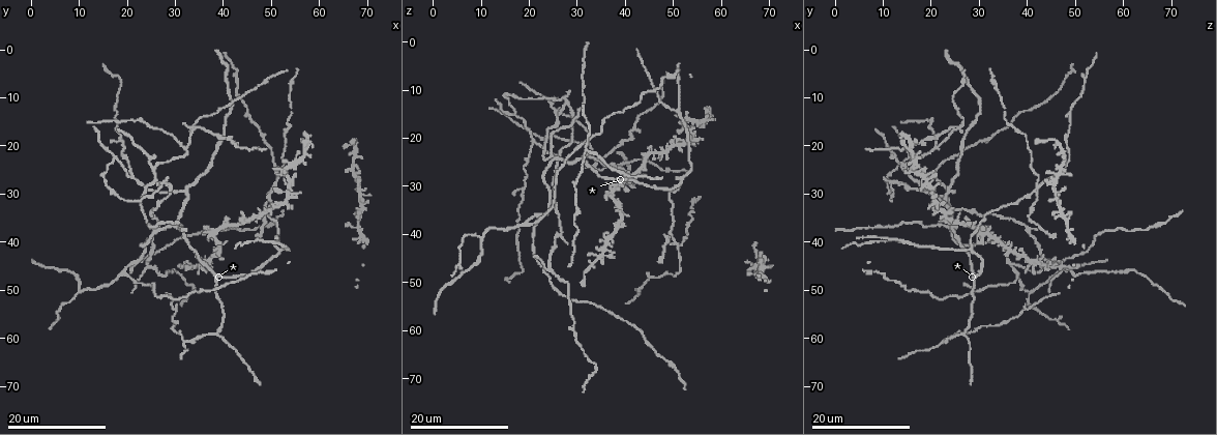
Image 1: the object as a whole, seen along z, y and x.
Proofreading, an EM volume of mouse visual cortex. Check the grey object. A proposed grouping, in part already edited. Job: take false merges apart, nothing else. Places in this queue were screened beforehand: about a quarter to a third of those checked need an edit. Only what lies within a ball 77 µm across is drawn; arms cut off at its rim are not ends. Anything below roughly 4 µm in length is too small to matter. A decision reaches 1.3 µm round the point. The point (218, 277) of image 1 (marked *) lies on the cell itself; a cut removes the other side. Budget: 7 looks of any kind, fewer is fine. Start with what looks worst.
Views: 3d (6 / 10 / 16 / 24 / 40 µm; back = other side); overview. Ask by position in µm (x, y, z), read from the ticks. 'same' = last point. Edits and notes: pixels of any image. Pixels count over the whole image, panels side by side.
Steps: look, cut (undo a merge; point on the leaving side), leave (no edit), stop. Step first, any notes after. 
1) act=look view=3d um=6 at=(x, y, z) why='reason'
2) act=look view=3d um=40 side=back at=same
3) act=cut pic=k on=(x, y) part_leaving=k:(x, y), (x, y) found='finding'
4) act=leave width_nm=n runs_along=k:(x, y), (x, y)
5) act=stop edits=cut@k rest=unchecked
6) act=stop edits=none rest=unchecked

act=look view=3d um=16 at=(51.5, 28.5, 42.5) why='looks like a crossing'

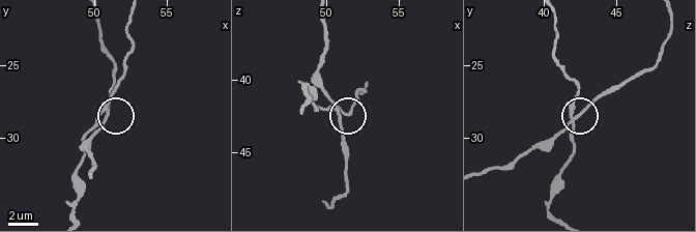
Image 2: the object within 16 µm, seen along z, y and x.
act=look view=3d um=6 at=(51.0, 28.2, 42.4)

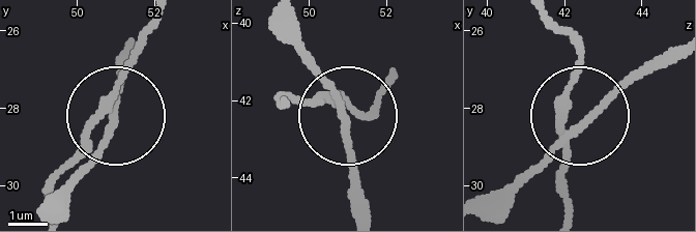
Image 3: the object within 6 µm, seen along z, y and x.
act=leave arms=4 runs_along=3:(489, 205), (664, 53) found='all the same cell'

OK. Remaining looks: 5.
act=look view=3d um=24 at=(25.5, 24.5, 14.5) why='two arms at a narrow angle'

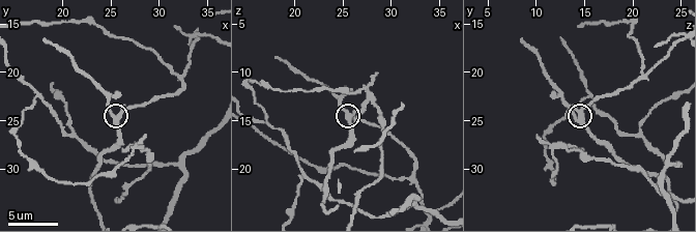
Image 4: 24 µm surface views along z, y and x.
act=look view=3d um=10 at=(25.6, 25.0, 14.2)

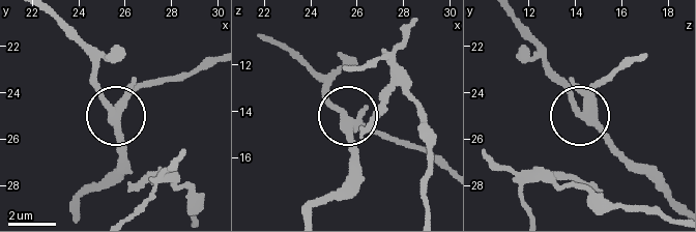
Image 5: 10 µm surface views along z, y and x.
act=leave runs_along=5:(309, 210), (350, 169), (348, 121), (323, 88) found='continuous, no second cell'

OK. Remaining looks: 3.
act=look view=3d um=6 at=(31.8, 20.4, 20.8)

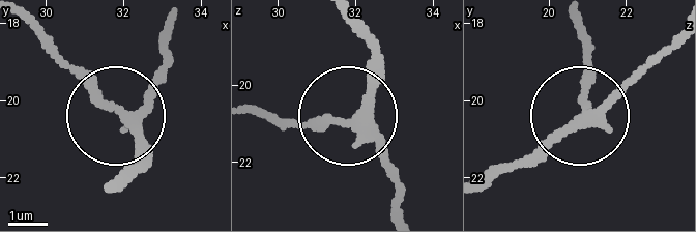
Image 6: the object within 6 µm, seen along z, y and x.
act=look view=3d um=6 side=back at=(32.00, 20.30, 20.95)

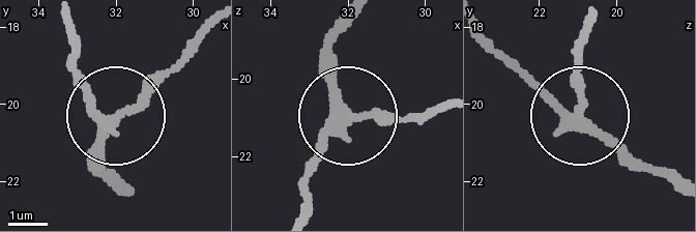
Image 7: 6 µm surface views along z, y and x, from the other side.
act=leave side_arm_um=26 runs_along=7:(352, 23), (332, 53), (336, 92), (352, 109), (418, 122) found='one cell here'

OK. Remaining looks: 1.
act=stop edits=none rest=unchecked

